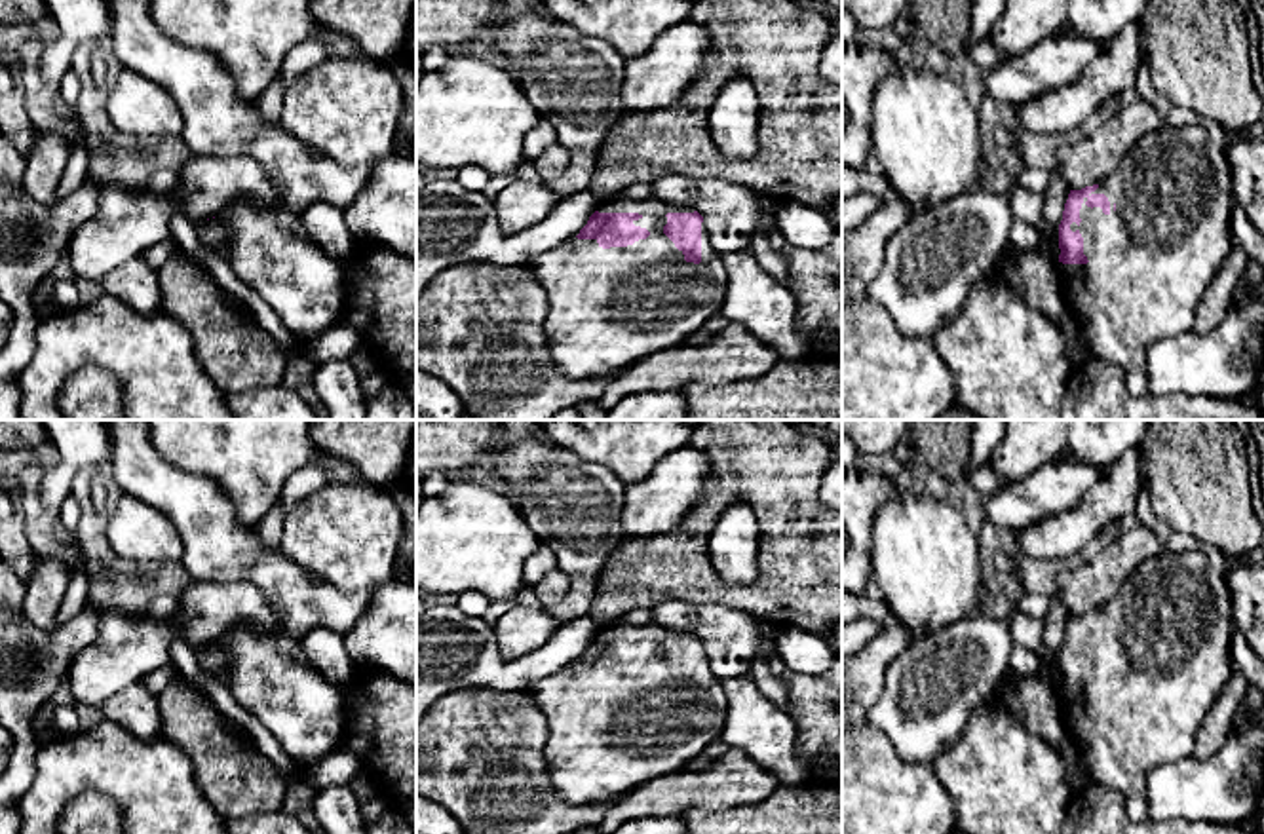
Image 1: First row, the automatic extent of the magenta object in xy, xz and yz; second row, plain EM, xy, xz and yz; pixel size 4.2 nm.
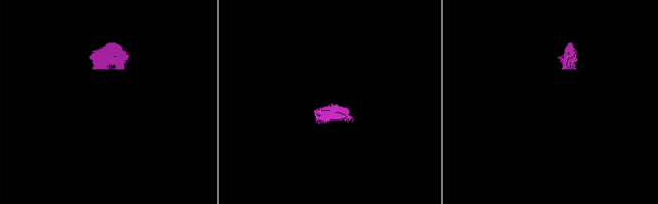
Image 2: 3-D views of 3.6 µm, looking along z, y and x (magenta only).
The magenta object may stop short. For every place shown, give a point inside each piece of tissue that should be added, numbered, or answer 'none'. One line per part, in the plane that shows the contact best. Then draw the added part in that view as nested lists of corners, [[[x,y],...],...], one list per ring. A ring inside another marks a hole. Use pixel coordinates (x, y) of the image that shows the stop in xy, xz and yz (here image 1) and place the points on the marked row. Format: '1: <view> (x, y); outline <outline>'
1: yz (1150, 261); outline [[[1163,125],[1146,133],[1091,194],[1104,194],[1110,201],[1110,213],[1104,215],[1101,207],[1087,207],[1087,198],[1083,198],[1082,222],[1072,222],[1070,230],[1082,234],[1083,255],[1089,262],[1055,262],[1061,298],[1083,319],[1091,355],[1118,367],[1125,376],[1129,393],[1142,397],[1148,395],[1146,357],[1150,346],[1159,338],[1194,329],[1197,306],[1235,245],[1232,234],[1235,199],[1224,144],[1213,139],[1207,125]]]

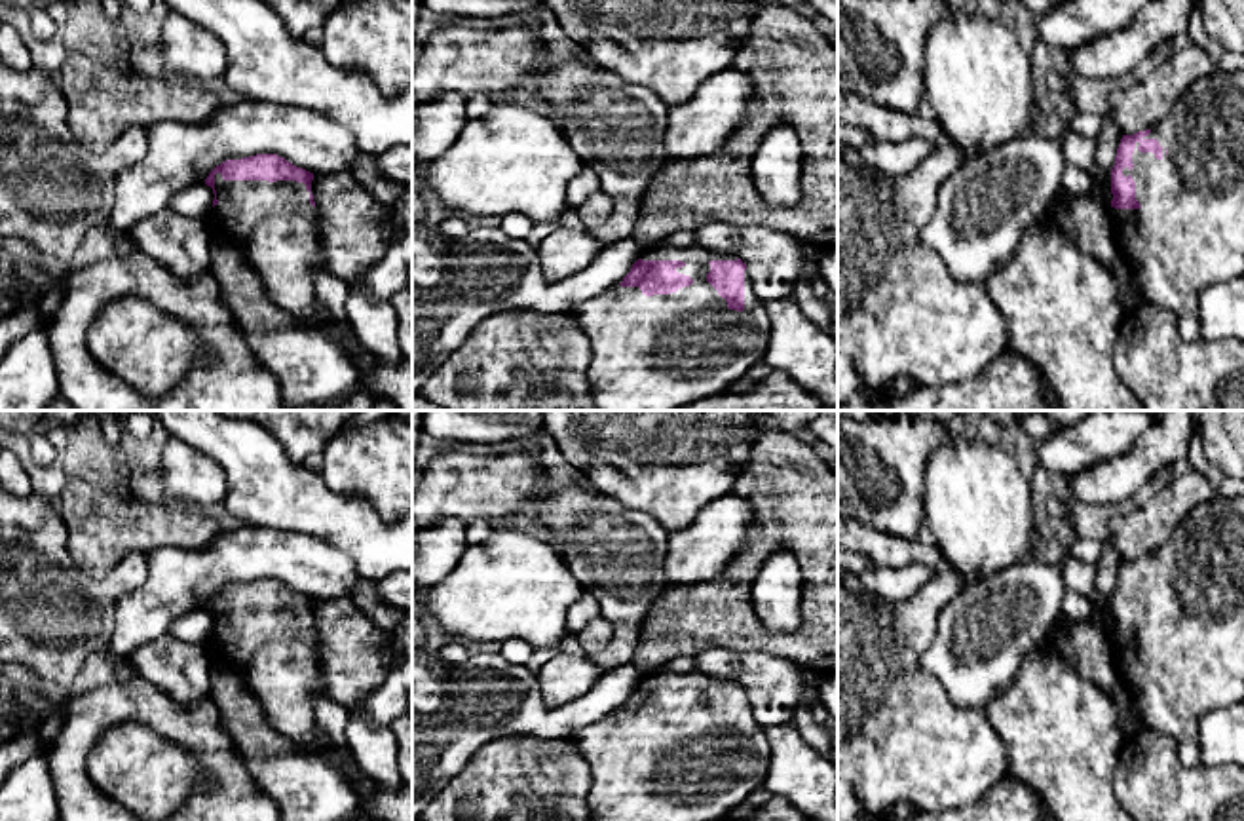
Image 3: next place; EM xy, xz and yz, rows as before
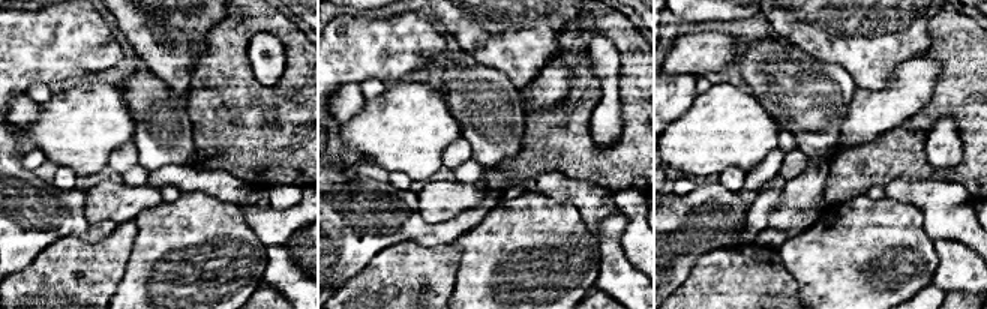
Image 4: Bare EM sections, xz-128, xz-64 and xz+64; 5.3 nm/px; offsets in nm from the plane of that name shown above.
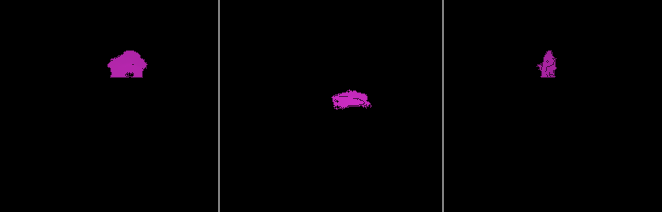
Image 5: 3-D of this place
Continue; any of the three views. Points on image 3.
1: yz (1187, 234); outline [[[1244,70],[1198,78],[1143,139],[1157,139],[1162,158],[1140,152],[1136,143],[1134,167],[1122,175],[1134,179],[1141,207],[1107,207],[1113,243],[1136,264],[1143,300],[1170,312],[1181,338],[1195,342],[1202,291],[1244,276]]]

